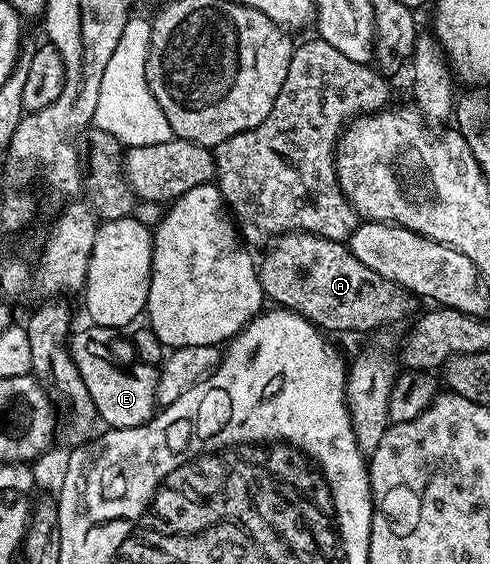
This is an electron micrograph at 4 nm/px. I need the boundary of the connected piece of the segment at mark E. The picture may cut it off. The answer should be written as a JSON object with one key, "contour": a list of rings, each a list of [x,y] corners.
{"contour":[[[92,324],[86,328],[70,338],[69,348],[81,379],[85,379],[85,387],[89,387],[100,422],[112,429],[132,429],[144,425],[157,412],[155,388],[159,382],[159,369],[138,360],[130,340],[123,338],[122,341],[116,330]]]}

